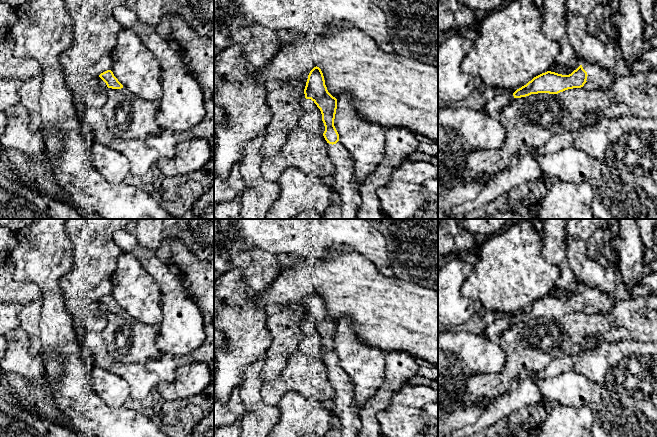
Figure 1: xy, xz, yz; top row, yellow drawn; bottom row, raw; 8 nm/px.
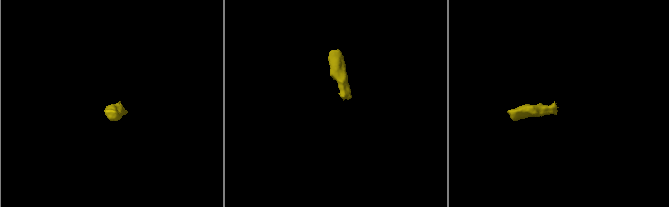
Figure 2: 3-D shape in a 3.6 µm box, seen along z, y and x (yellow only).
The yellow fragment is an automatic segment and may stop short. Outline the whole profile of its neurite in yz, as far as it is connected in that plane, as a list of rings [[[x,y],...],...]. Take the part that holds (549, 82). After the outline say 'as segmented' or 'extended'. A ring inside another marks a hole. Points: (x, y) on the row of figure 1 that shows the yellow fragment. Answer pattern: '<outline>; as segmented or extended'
[[[617,47],[616,63],[609,71],[598,65],[584,63],[569,75],[562,75],[547,71],[517,89],[514,98],[526,97],[531,94],[549,93],[558,94],[568,89],[581,88],[586,82],[593,82],[599,90],[608,89],[618,77],[632,75],[633,72],[627,64],[621,50]]]; extended

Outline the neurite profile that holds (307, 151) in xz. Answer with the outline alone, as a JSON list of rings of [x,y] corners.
[[[301,128],[291,129],[287,140],[275,156],[264,158],[260,169],[266,181],[277,181],[287,168],[296,168],[305,174],[329,178],[334,166],[327,150],[323,134]]]

